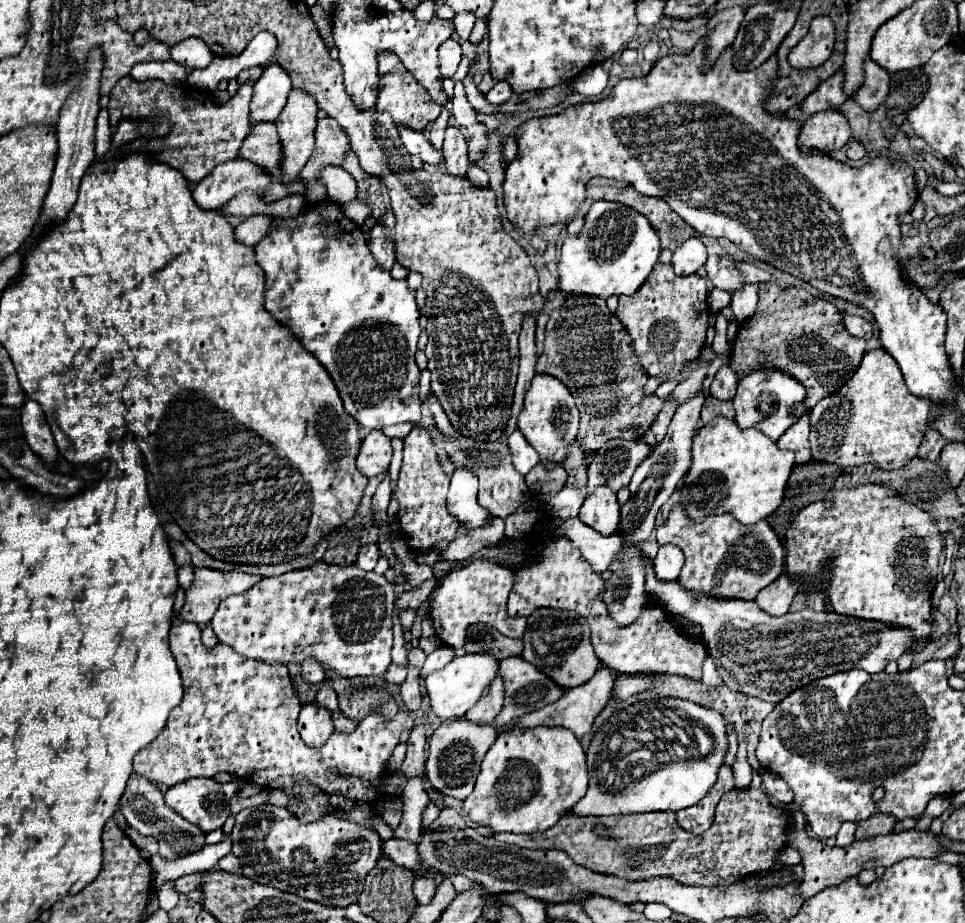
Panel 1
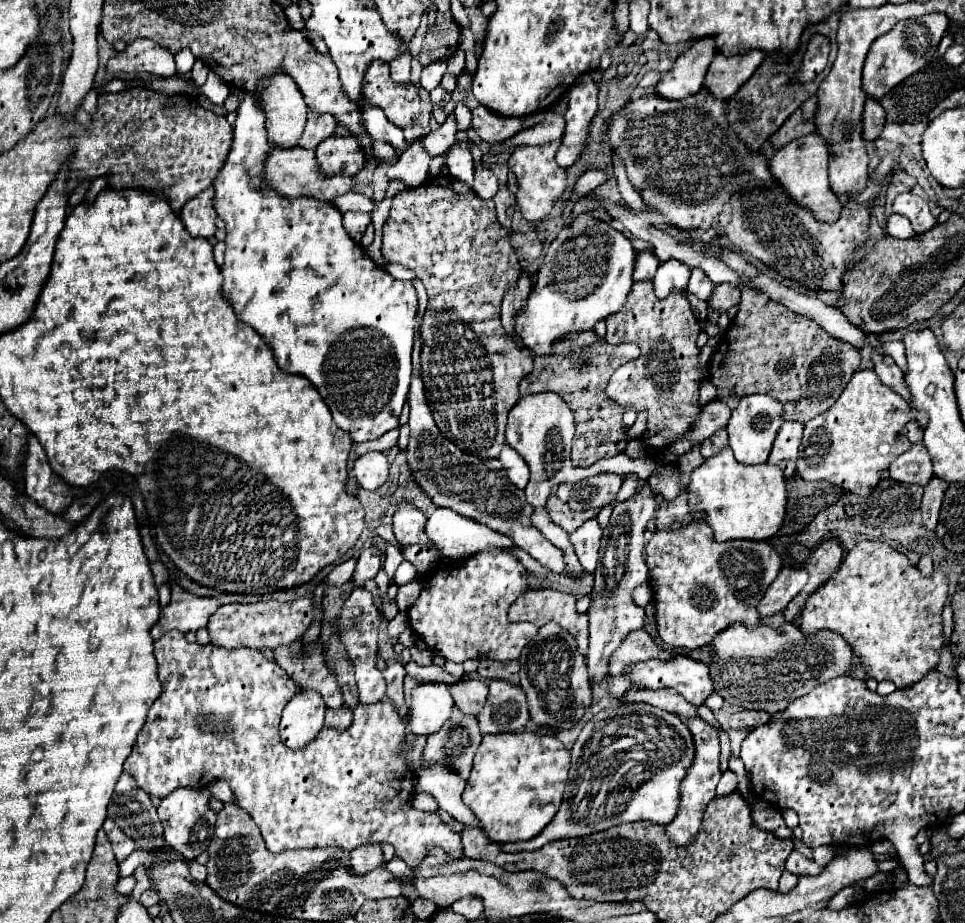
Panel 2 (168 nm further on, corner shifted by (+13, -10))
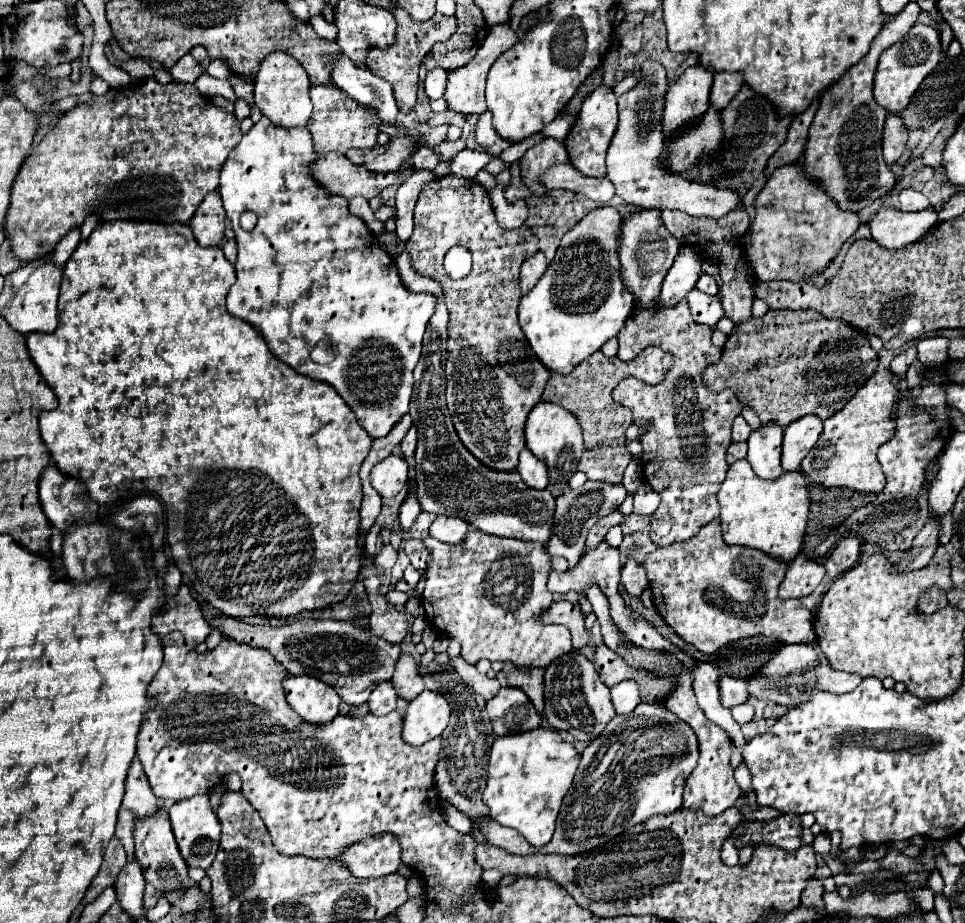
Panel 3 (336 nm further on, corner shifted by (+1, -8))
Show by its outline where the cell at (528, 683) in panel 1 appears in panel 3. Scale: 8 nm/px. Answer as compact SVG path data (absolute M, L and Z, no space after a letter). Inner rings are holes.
M505 686L497 692L493 700L487 702L487 712L497 736L507 736L515 732L529 732L541 726L543 716L535 710L527 694L519 688Z

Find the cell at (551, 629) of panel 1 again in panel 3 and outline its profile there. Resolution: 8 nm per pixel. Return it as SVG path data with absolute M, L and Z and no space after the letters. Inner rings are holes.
M579 650L559 656L555 664L545 668L545 720L555 730L569 732L575 740L589 742L603 732L607 722L615 716L609 688L601 682L593 662Z

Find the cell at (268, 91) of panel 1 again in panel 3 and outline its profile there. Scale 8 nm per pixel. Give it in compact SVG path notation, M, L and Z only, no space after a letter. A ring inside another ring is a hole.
M265 116L253 124L225 160L219 194L239 246L237 280L227 294L227 310L251 322L271 352L295 372L331 384L375 440L387 436L409 412L415 382L413 370L421 356L425 328L435 312L435 296L411 292L403 286L395 260L389 258L381 244L375 244L367 224L349 212L349 202L329 194L311 178L309 164L313 160L315 150L307 128L277 128ZM245 210L257 214L257 226L251 232L239 228L239 216ZM321 340L329 340L335 348L333 360L327 364L311 358L313 346Z

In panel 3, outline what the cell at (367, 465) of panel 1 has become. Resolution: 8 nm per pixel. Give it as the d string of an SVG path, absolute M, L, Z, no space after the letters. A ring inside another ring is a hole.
M387 456L371 470L371 484L383 498L397 496L407 486L407 460L401 456Z

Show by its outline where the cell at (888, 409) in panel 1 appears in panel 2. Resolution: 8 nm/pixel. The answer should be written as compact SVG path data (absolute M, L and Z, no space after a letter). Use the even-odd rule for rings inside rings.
M859 370L853 374L851 382L837 398L837 402L827 412L819 414L817 418L805 424L801 454L797 458L797 474L803 480L827 480L831 484L841 486L845 492L867 496L879 482L879 470L889 468L889 464L911 446L911 442L899 434L901 428L910 420L916 420L924 427L929 421L929 416L925 412L911 410L911 406L901 396L897 396L889 386L885 386L879 380L875 370Z

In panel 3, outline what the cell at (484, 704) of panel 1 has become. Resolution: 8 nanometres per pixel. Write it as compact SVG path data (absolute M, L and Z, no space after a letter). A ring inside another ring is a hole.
M463 658L451 660L451 666L457 670L457 674L461 676L461 680L463 680L469 688L473 688L475 692L483 694L485 700L491 700L491 698L499 692L499 688L501 688L501 684L499 684L497 678L487 678L485 674L479 674L479 672L475 670L475 666L467 664Z

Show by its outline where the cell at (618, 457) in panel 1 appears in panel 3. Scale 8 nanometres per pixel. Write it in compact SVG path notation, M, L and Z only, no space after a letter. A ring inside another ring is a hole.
M587 480L577 490L567 490L565 494L557 496L557 510L555 510L555 526L553 536L547 544L547 552L551 556L563 556L569 562L569 568L575 568L583 554L587 530L603 516L611 514L615 508L623 504L627 490L623 484L607 484L607 482L591 482Z

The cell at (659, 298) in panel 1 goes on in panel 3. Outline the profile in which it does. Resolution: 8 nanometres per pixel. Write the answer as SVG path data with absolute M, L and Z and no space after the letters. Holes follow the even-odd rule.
M681 300L673 308L637 308L629 320L623 324L623 332L619 332L619 358L621 360L633 360L645 346L659 346L661 350L669 352L675 358L675 366L667 372L667 376L651 386L643 380L625 378L617 384L613 390L613 400L621 406L631 408L633 422L639 426L647 426L647 434L641 436L643 444L643 474L645 480L653 486L653 490L659 492L661 504L651 516L651 540L657 546L669 546L675 542L685 542L693 538L705 524L715 520L719 516L719 504L717 504L717 490L721 482L725 480L727 462L725 452L731 444L731 422L737 414L741 414L741 402L735 398L733 390L723 392L711 392L707 384L703 382L701 374L707 366L719 362L721 348L715 348L711 344L711 328L705 324L693 322L689 314L687 300Z

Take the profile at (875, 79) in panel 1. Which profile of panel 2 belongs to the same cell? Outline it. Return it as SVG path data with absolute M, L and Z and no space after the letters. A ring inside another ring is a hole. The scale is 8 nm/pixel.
M869 98L865 112L863 112L863 136L865 136L865 140L875 142L879 138L879 134L883 132L883 126L885 126L885 110L879 102Z

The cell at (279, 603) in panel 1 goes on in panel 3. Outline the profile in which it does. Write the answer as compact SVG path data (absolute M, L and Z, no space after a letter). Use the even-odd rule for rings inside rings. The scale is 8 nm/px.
M381 682L375 686L375 690L371 692L367 704L369 704L369 710L375 714L375 716L383 716L383 714L389 714L395 710L395 702L397 702L397 696L395 696L395 688L391 688L391 682Z

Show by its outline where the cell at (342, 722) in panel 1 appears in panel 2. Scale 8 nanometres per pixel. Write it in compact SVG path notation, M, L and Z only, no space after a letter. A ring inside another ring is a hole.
M339 708L339 710L327 710L327 716L325 716L325 726L331 726L331 728L337 728L337 730L345 730L349 728L353 720L353 710L351 708Z

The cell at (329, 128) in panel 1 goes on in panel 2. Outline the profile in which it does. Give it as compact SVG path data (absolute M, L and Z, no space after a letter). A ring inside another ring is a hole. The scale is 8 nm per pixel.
M355 136L327 138L317 146L317 162L323 174L347 174L355 176L363 170L367 156L361 150Z

